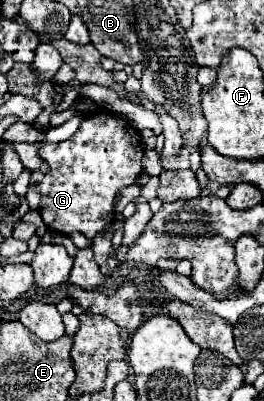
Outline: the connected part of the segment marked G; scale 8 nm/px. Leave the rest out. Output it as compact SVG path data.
M109 111L95 113L85 117L77 133L61 143L47 143L41 147L39 155L49 163L51 173L43 175L41 171L31 173L31 185L41 191L39 213L45 225L57 233L83 233L87 239L93 239L99 231L107 229L113 219L113 201L117 193L137 183L137 177L143 171L143 145L139 133L133 125Z

